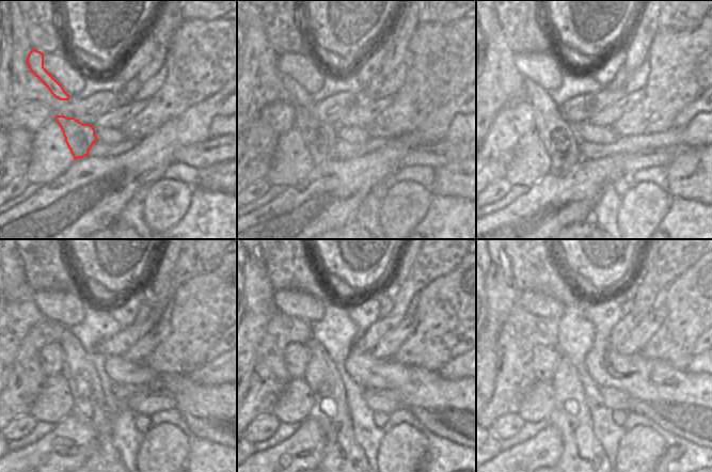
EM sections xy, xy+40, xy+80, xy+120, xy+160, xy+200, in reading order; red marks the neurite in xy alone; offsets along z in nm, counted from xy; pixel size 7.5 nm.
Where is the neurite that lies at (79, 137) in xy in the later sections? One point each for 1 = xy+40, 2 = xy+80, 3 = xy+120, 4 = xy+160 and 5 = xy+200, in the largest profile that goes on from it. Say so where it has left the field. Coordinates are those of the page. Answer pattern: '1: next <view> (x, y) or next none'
1: next xy+40 (319, 138)
2: next xy+80 (562, 143)
3: next xy+120 (89, 405)
4: next xy+160 (343, 456)
5: next xy+200 (583, 456)

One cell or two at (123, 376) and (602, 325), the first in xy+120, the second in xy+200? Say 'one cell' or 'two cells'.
one cell

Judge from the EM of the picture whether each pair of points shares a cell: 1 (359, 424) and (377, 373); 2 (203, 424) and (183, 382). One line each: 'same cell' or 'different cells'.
1: different cells
2: same cell

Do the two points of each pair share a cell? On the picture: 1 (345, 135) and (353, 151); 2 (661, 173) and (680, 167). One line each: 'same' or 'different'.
1: different
2: different

